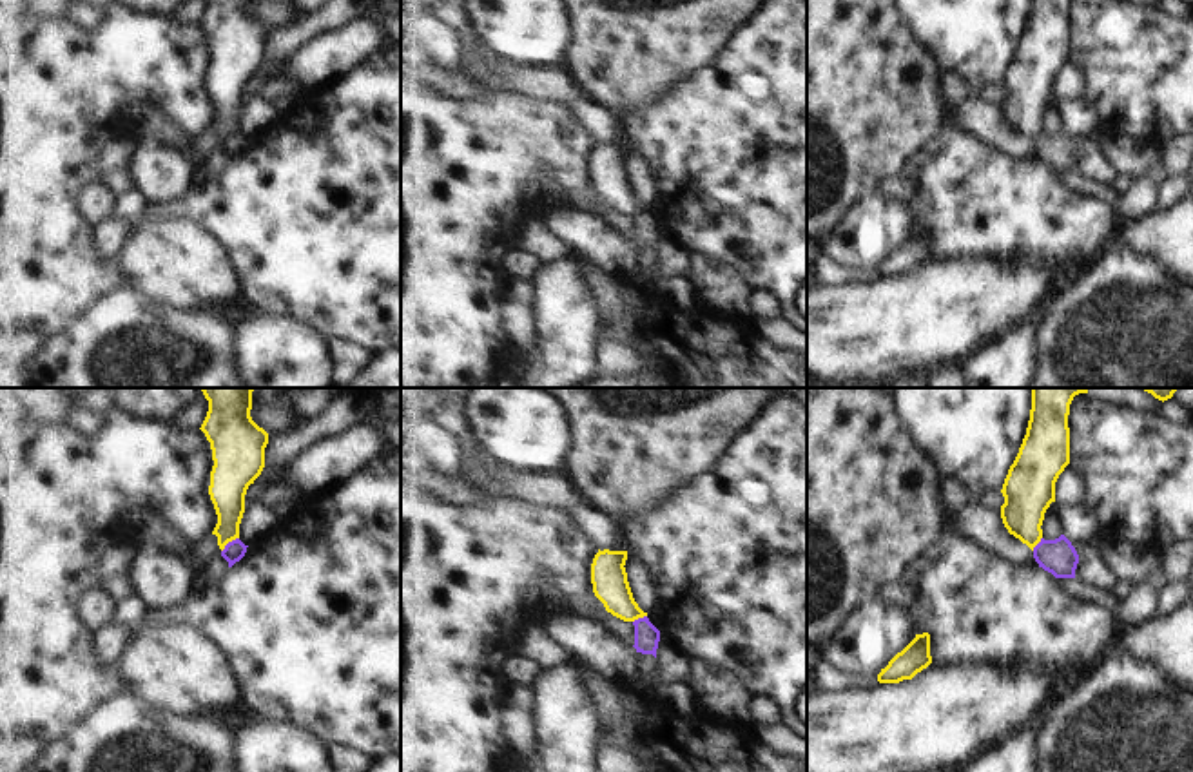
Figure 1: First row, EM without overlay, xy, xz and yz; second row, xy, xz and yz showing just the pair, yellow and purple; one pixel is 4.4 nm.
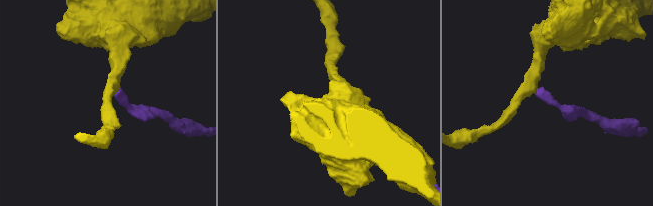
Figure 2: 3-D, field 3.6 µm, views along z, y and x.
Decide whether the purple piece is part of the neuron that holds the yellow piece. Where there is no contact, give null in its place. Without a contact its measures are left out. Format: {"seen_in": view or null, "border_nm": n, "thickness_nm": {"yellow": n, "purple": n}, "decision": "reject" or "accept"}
{"seen_in": "xy", "border_nm": 100, "thickness_nm": {"yellow": 170, "purple": 90}, "decision": "reject"}

